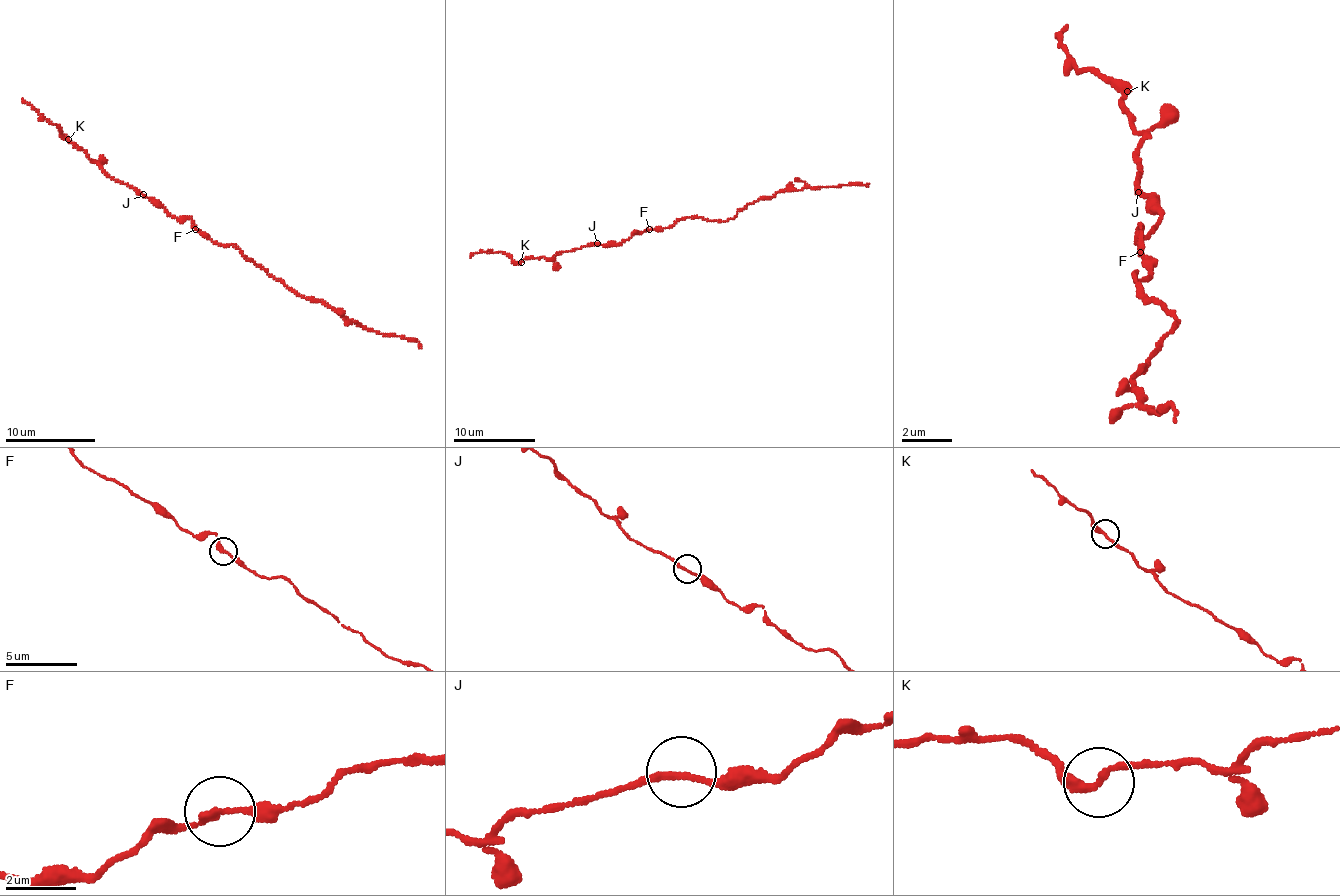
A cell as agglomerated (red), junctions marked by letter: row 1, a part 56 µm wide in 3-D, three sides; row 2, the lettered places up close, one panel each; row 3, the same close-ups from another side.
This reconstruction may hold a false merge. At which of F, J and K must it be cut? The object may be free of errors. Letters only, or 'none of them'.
none of them

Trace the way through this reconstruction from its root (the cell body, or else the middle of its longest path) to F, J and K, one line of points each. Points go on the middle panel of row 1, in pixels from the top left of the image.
F: (667, 228), (649, 229)
J: (667, 228), (633, 233), (622, 242), (597, 243)
K: (667, 228), (633, 233), (622, 242), (581, 246), (556, 253), (551, 258), (521, 262)

